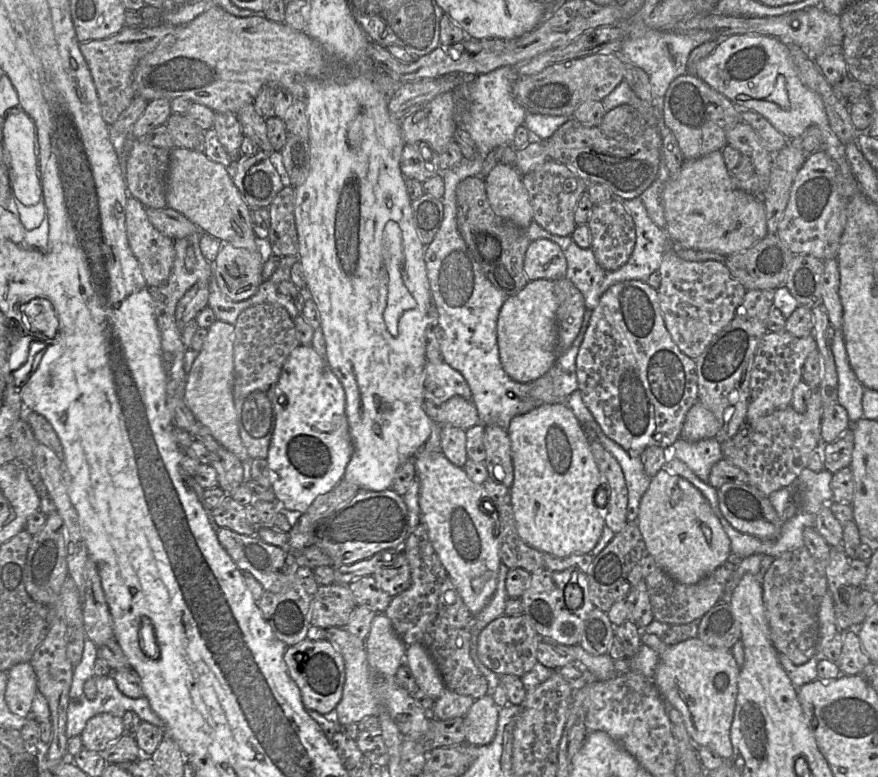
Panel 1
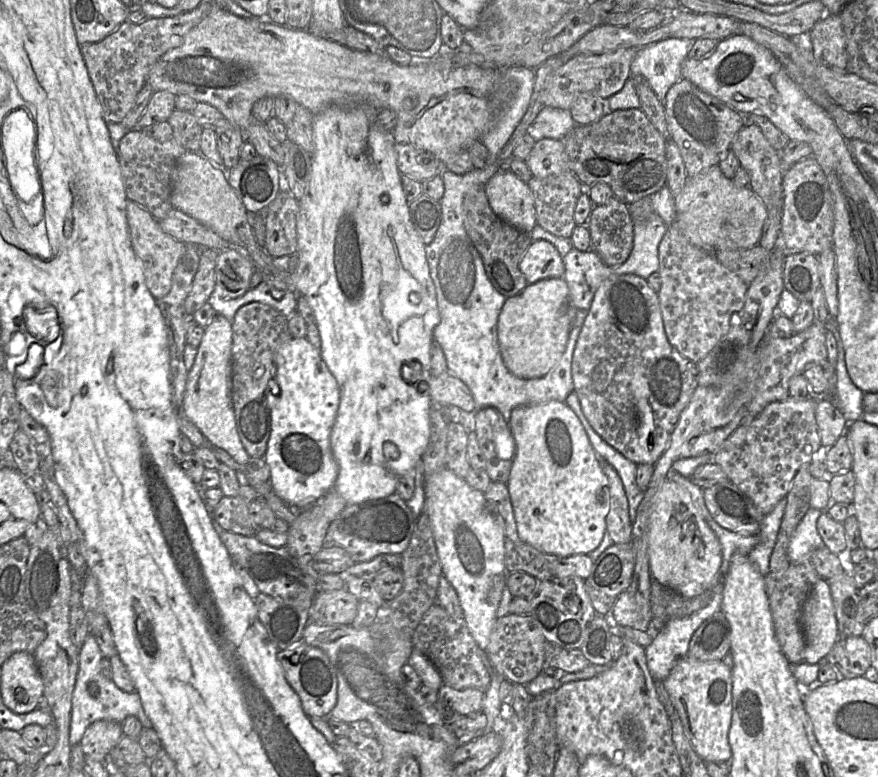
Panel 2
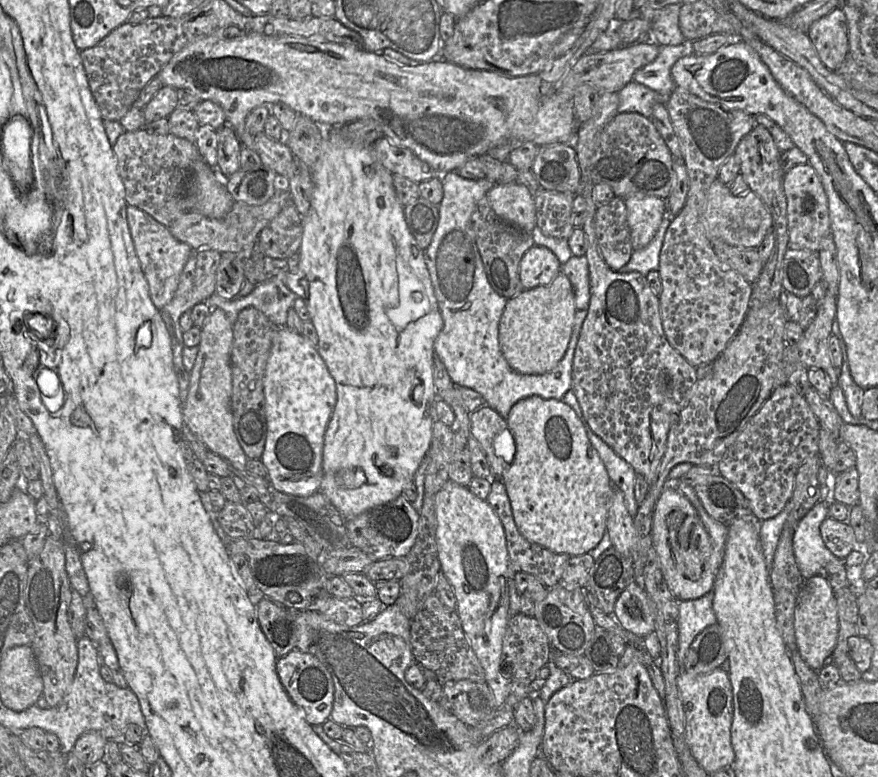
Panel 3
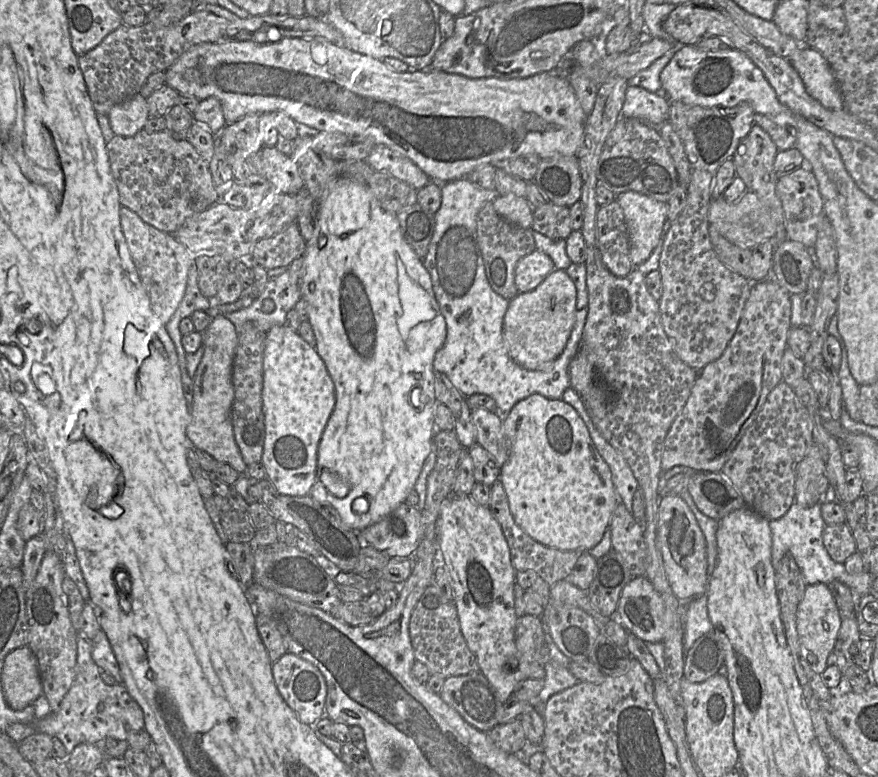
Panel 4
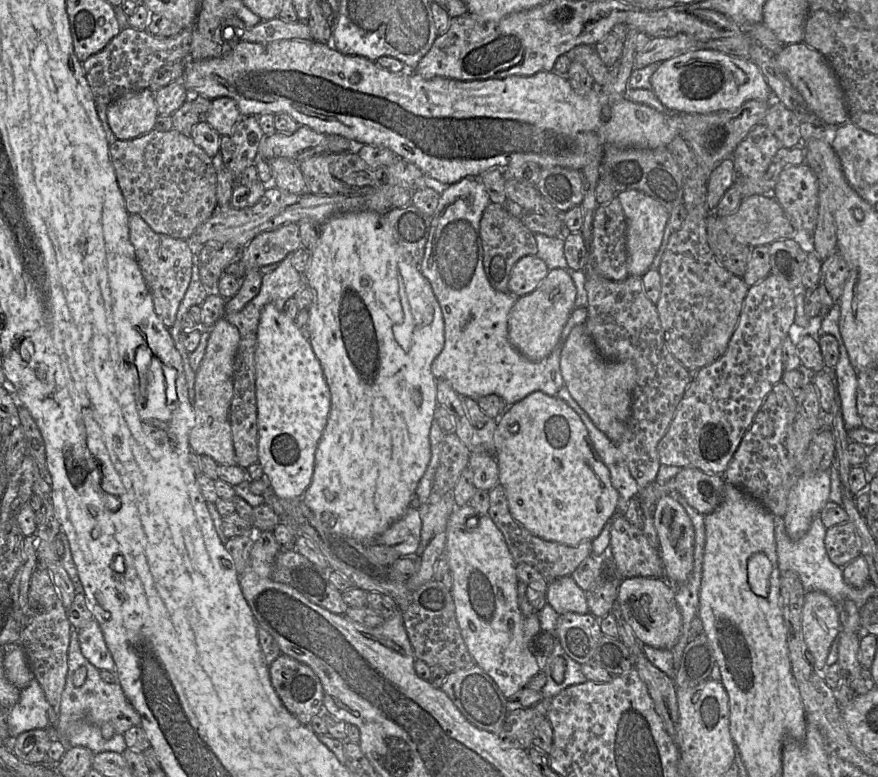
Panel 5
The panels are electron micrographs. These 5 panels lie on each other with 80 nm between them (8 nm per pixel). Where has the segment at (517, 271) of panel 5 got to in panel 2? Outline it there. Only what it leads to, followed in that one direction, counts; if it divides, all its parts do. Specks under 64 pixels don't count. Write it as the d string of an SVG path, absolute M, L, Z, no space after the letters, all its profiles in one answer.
M543 239L531 242L519 267L528 284L548 278L561 278L565 272L563 257L552 243Z

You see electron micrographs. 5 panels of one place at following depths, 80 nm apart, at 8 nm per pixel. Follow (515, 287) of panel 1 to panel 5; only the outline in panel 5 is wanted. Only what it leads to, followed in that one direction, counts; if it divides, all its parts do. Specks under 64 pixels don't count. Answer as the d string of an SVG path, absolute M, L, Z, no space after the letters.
M490 202L482 214L480 236L486 277L495 290L508 293L510 273L515 263L524 256L537 254L534 234L503 205Z

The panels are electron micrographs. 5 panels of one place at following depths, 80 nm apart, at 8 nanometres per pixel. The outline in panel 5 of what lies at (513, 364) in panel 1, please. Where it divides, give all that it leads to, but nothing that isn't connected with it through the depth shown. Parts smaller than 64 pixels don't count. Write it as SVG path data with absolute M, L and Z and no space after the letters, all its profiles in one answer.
M567 269L549 270L530 294L516 299L508 315L508 338L511 345L533 362L547 358L556 347L575 307L576 287Z

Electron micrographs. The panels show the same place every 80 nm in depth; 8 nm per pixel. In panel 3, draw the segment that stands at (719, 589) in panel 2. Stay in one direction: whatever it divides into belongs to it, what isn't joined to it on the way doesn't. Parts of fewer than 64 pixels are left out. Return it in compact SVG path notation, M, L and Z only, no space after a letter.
M713 589L694 600L679 601L677 659L683 671L686 653L695 639L706 627L717 622L712 608Z

